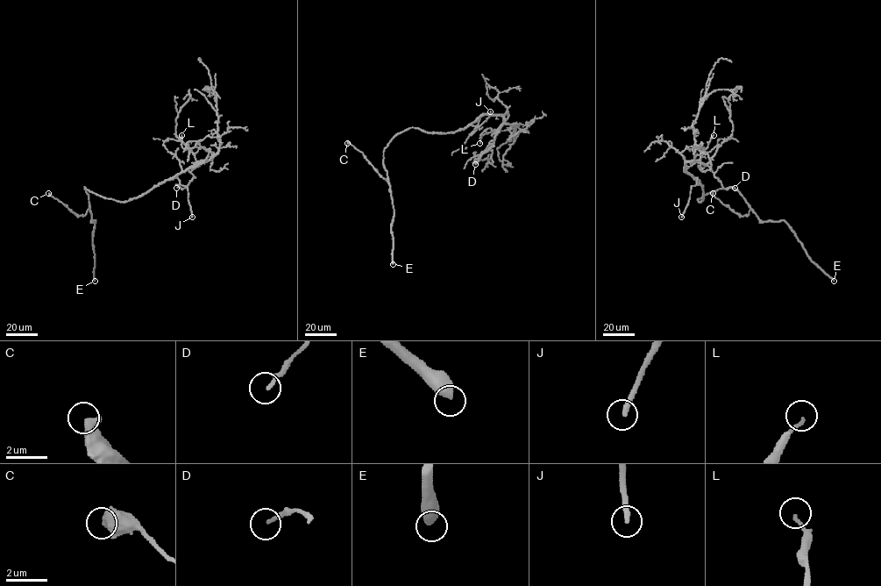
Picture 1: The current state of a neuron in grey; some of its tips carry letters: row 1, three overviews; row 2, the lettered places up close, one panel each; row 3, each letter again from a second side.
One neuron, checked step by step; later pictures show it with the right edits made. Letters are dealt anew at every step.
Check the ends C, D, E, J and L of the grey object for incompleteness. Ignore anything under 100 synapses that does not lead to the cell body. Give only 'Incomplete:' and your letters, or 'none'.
Incomplete: E, J

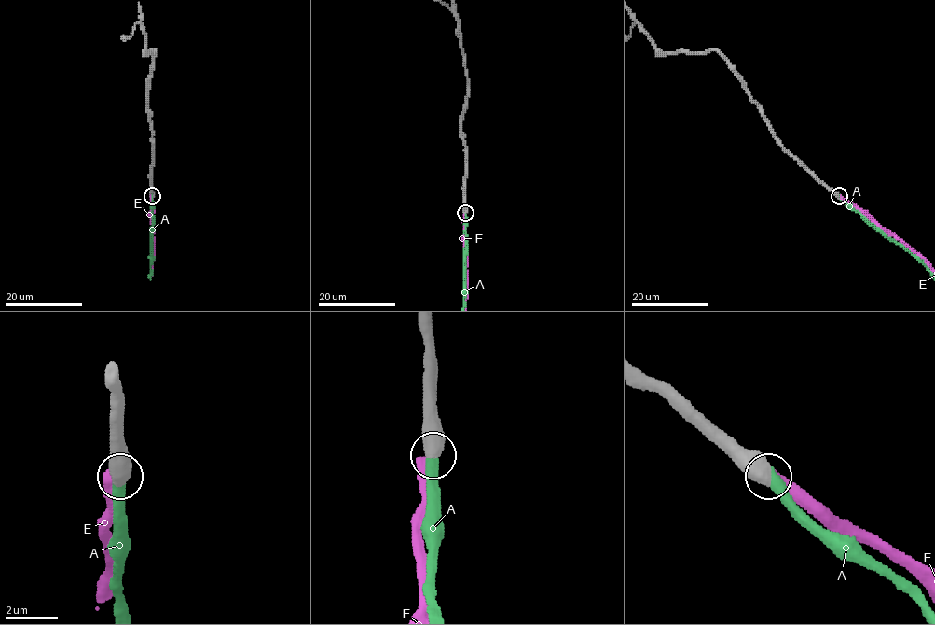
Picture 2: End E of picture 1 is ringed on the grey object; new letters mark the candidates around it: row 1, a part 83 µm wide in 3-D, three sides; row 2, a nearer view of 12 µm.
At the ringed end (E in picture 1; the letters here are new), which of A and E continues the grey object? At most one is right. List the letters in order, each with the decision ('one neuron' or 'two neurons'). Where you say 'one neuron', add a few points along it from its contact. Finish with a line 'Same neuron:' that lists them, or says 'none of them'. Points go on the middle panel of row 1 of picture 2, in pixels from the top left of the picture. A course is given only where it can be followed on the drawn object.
A: one neuron
E: two neurons
Same neuron: A

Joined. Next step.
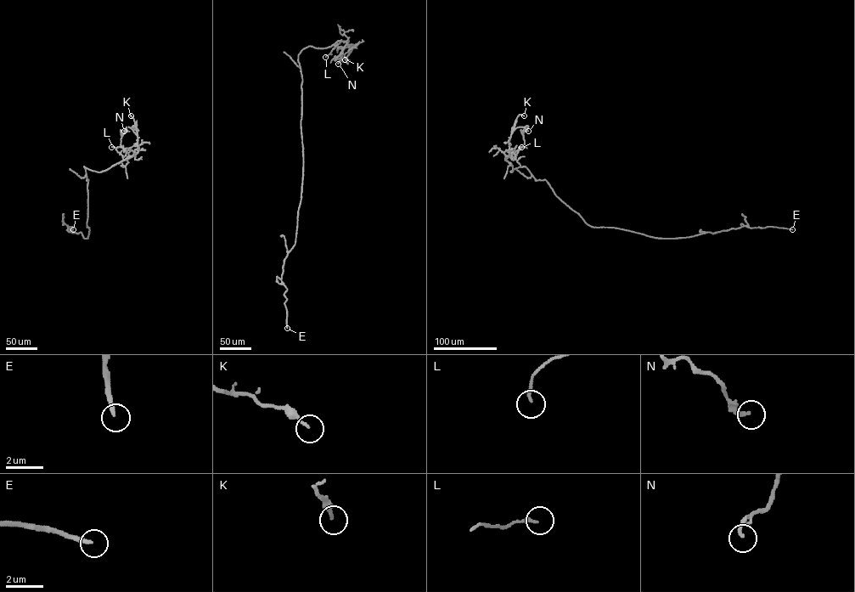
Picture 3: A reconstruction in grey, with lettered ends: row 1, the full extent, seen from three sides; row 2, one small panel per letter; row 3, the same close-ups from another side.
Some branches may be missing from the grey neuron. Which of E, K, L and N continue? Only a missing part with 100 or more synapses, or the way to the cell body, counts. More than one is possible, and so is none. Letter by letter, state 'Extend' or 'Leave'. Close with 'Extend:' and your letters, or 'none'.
E: Extend
K: Leave
L: Leave
N: Leave
Extend: E

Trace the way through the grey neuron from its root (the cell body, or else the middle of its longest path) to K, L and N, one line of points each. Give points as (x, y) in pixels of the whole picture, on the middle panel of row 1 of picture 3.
K: (301, 127), (302, 79), (298, 54), (309, 46), (325, 47), (345, 41), (352, 45), (344, 54), (345, 59)
L: (301, 127), (302, 79), (298, 55), (308, 46), (326, 47), (337, 41), (325, 57)
N: (301, 127), (298, 54), (309, 46), (325, 47), (345, 41), (334, 59), (340, 59), (338, 64)

